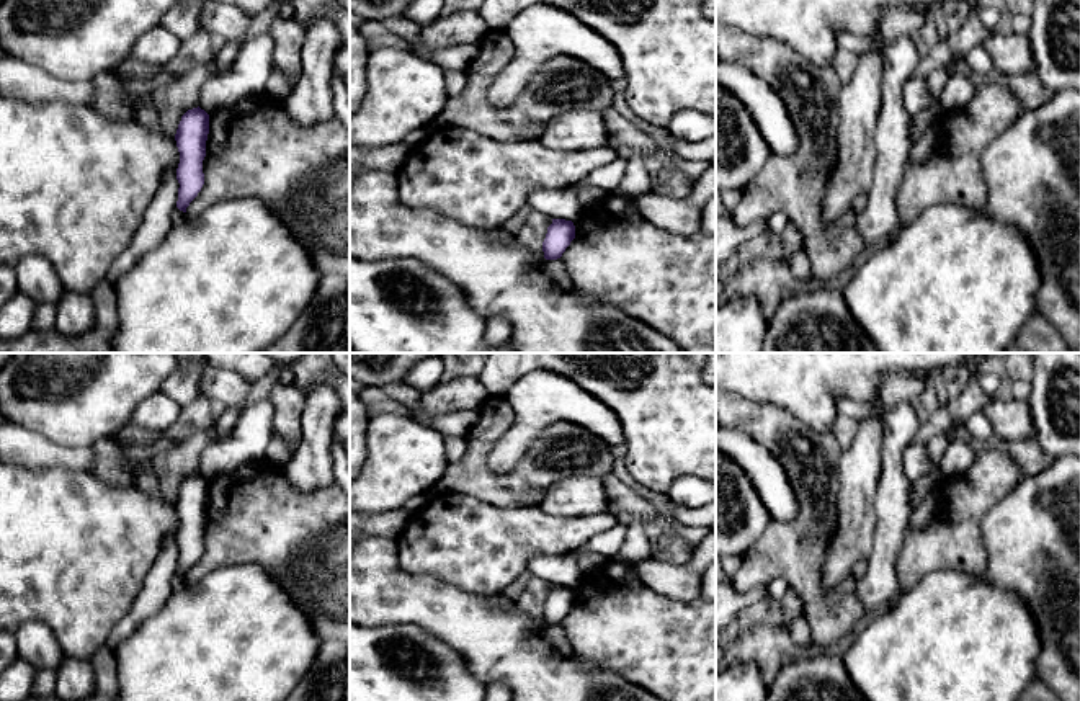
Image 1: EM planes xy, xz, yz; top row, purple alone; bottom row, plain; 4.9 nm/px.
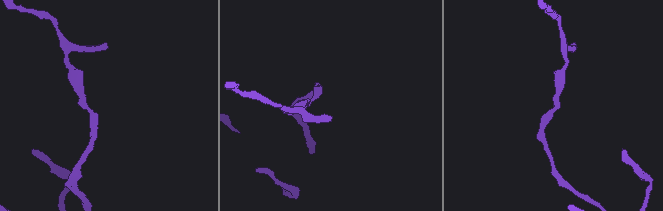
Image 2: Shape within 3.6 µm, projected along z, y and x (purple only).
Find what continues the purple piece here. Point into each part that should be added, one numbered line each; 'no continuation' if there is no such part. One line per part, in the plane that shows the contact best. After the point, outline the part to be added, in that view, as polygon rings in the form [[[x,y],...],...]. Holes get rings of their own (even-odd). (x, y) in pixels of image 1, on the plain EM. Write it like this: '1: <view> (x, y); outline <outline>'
no continuation

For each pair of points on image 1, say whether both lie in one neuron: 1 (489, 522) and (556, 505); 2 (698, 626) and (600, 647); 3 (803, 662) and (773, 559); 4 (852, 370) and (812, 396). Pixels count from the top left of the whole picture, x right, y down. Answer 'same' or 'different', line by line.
1: different
2: same
3: different
4: same

